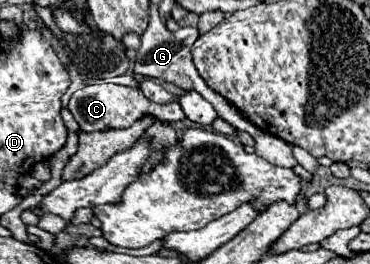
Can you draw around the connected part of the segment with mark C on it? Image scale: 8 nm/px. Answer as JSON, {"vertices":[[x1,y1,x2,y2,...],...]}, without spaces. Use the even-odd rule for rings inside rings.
{"vertices":[[95,83,95,85,89,85,85,89,75,91,71,101,69,101,69,109,71,109,75,121,79,123,81,131,85,131,85,133,97,133,97,131,109,131,109,129,127,129,145,113,151,113,159,120,167,122,185,118,177,101,167,105,155,105,149,99,145,99,145,95,139,89,121,87,115,83]]}

